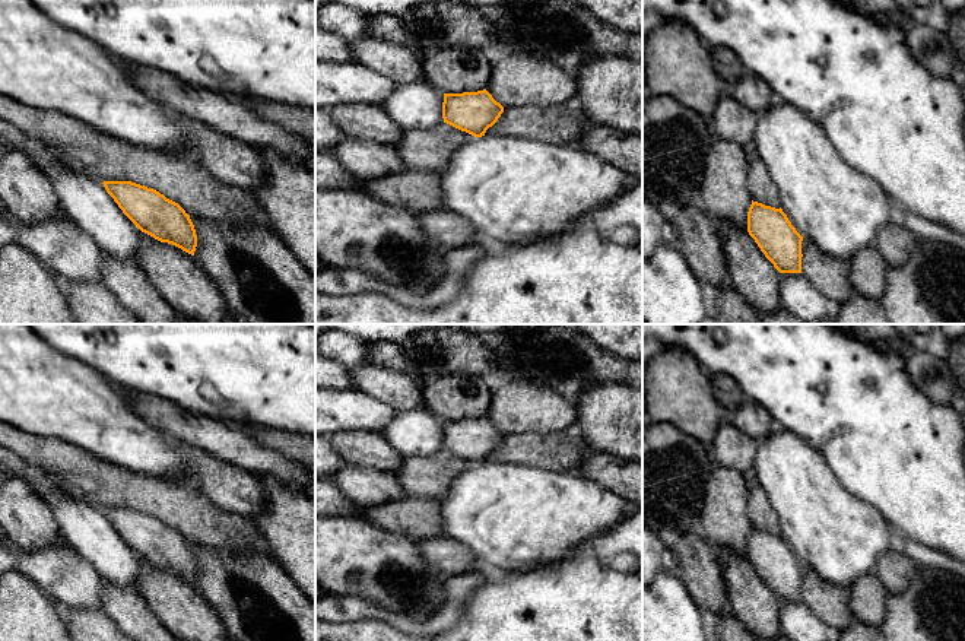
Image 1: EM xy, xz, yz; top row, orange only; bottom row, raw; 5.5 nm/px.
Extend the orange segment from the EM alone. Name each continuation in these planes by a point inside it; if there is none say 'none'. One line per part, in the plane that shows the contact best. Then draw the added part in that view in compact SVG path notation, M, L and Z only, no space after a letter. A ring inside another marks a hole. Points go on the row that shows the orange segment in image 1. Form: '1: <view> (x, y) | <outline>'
none

